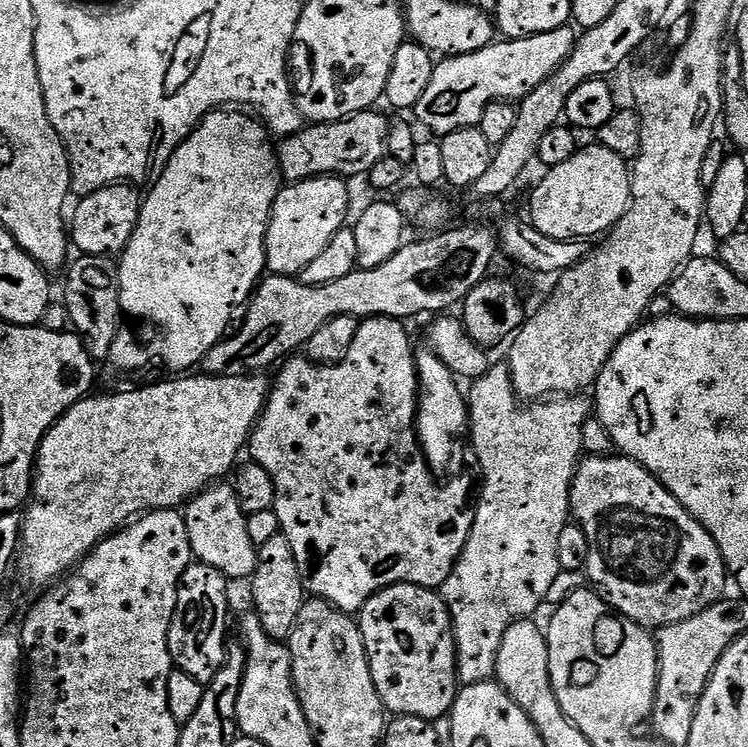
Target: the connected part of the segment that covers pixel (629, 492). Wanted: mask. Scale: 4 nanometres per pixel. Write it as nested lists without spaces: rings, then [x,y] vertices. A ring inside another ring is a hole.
[[[623,454],[612,455],[585,455],[577,463],[576,472],[572,475],[572,489],[568,494],[568,502],[575,523],[579,524],[580,529],[586,534],[589,550],[586,573],[588,572],[589,578],[597,584],[595,587],[603,593],[613,609],[627,620],[633,620],[635,624],[640,624],[643,628],[649,630],[655,630],[674,622],[682,622],[686,618],[690,618],[694,614],[701,612],[709,604],[721,599],[725,595],[724,583],[729,583],[730,576],[724,567],[722,554],[718,550],[718,546],[714,542],[712,535],[686,511],[682,506],[682,502],[678,502],[678,498],[674,498],[674,494],[670,494],[670,490],[666,490],[666,486],[662,486],[662,482],[658,477],[650,474],[650,470],[646,470],[636,460],[631,460],[629,456]]]

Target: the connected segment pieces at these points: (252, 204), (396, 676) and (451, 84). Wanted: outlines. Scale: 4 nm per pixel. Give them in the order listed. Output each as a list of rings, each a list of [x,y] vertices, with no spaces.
[[[213,110],[200,119],[200,123],[174,150],[168,159],[168,165],[161,170],[154,183],[147,189],[140,205],[140,217],[136,223],[134,234],[125,246],[118,260],[118,287],[120,290],[120,311],[140,320],[149,320],[160,327],[160,360],[168,368],[173,368],[173,373],[180,374],[185,370],[201,363],[204,355],[219,341],[224,339],[229,331],[228,323],[236,312],[236,307],[247,305],[251,295],[256,290],[266,272],[264,263],[264,235],[268,229],[268,219],[272,213],[272,203],[282,187],[280,164],[276,161],[276,149],[270,143],[270,133],[255,115],[244,110]]]
[[[397,582],[381,588],[358,613],[358,623],[364,649],[368,655],[370,674],[382,698],[385,709],[392,716],[413,716],[423,720],[443,720],[451,713],[456,693],[456,639],[452,633],[452,619],[443,595],[439,591],[423,588],[417,584]]]
[[[565,26],[521,40],[500,38],[477,52],[441,59],[433,67],[430,84],[418,98],[414,115],[437,134],[479,125],[482,110],[491,100],[519,101],[559,70],[578,39],[570,29]]]

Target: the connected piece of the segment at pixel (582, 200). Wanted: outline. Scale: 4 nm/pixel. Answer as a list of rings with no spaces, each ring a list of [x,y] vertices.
[[[592,142],[589,148],[581,147],[566,162],[547,169],[545,176],[536,184],[528,208],[532,211],[530,222],[542,234],[559,240],[578,240],[599,237],[611,230],[625,213],[632,202],[632,174],[630,164],[625,157],[614,154],[614,150],[604,148],[599,142]]]

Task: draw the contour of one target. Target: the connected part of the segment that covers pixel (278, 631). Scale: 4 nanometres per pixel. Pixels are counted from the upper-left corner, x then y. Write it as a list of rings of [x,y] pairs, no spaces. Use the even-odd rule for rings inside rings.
[[[283,534],[270,538],[270,542],[259,545],[256,554],[256,571],[250,577],[252,583],[252,604],[254,615],[262,622],[262,630],[270,638],[284,642],[292,633],[293,622],[300,613],[300,607],[306,599],[304,581],[294,562],[294,550]]]

